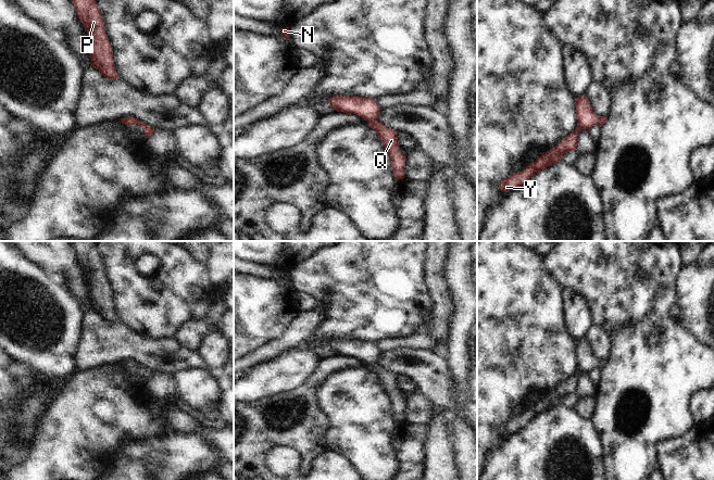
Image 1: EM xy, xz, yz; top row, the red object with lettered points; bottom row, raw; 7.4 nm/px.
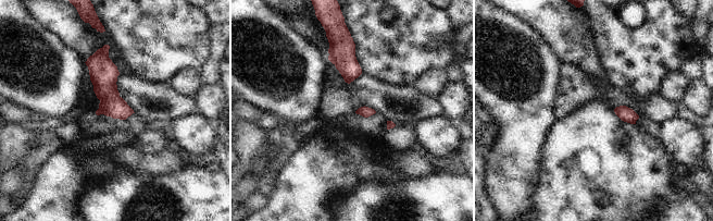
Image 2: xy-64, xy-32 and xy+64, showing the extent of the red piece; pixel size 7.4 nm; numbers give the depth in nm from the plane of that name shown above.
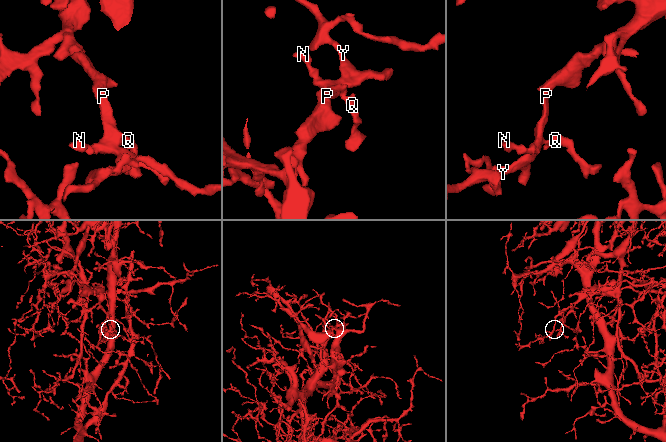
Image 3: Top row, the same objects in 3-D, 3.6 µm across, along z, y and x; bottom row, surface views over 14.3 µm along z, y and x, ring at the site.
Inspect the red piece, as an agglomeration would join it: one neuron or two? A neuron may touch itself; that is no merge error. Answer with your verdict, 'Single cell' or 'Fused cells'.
Single cell

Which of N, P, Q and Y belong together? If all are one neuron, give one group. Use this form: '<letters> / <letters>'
N P Q Y

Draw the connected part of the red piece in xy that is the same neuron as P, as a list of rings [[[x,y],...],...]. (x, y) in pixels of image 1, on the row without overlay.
[[[72,241],[77,260],[88,276],[91,308],[108,324],[118,323],[113,305],[111,287],[104,275],[104,265],[96,241]]]

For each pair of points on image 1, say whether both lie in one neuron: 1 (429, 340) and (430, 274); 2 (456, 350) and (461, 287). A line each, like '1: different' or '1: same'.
1: different
2: same

